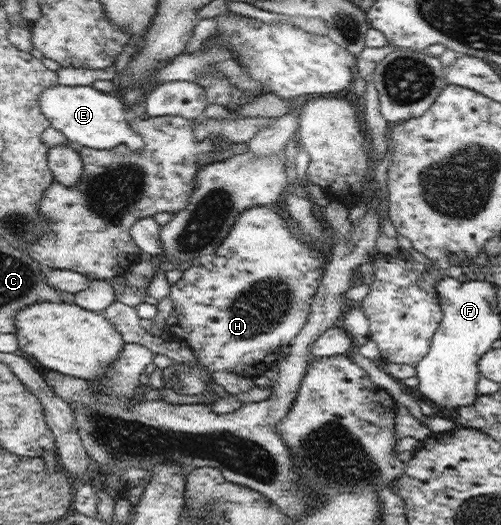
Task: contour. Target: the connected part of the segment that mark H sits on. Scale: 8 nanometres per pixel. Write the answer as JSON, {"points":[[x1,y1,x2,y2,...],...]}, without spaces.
{"points":[[270,205,265,206,253,206,245,212,239,214,237,222,233,224,233,228,229,230,226,238,217,247,217,250,210,257,204,257,195,259,190,268,183,271,183,275,177,283,173,283,170,288,170,298,173,301,173,310,167,320,163,324,163,330,167,331,171,338,174,340,181,340,187,342,187,346,193,350,197,362,201,364,193,365,189,372,178,371,176,382,172,382,172,386,179,394,188,394,189,396,201,396,206,392,213,392,213,376,211,372,217,372,219,370,225,370,233,372,233,374,239,374,243,377,255,377,263,375,267,370,271,370,278,361,283,357,283,348,290,346,293,338,301,332,301,329,307,324,307,320,310,314,310,302,314,298,314,294,318,289,321,276,323,276,325,265,328,263,327,257,325,257,317,248,314,248,311,244,311,240,308,240,301,232,299,232,290,220,285,220,283,216,279,216,273,208,269,208]]}

